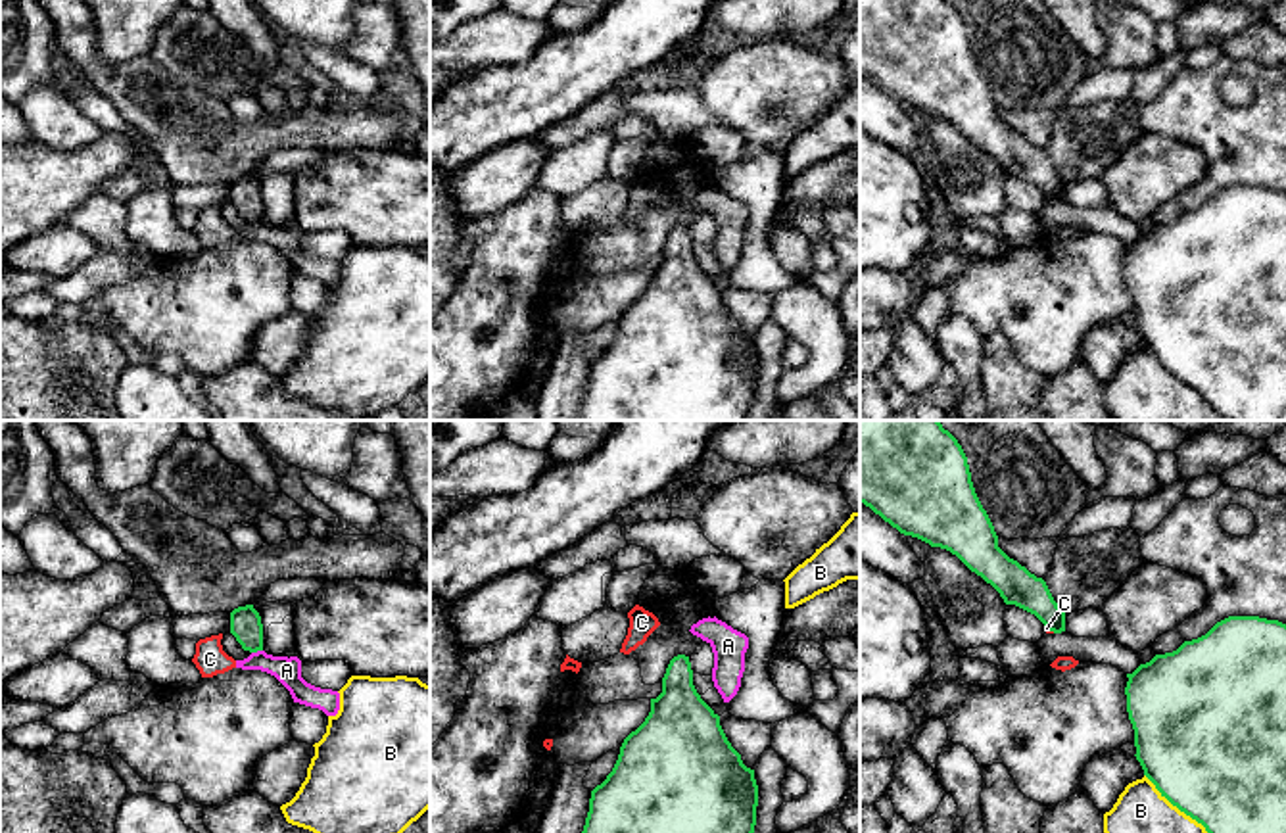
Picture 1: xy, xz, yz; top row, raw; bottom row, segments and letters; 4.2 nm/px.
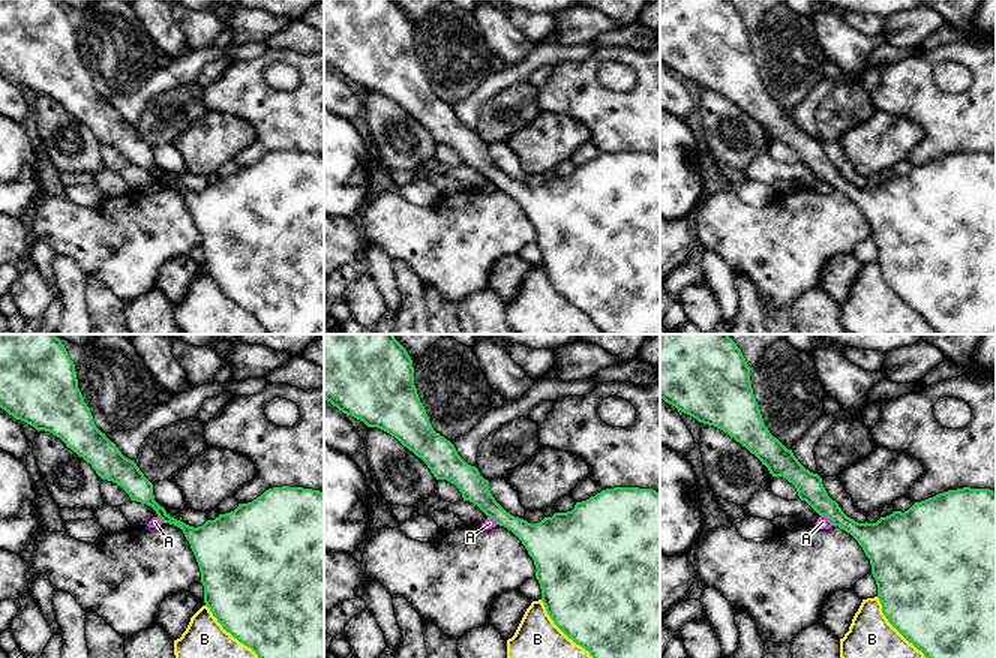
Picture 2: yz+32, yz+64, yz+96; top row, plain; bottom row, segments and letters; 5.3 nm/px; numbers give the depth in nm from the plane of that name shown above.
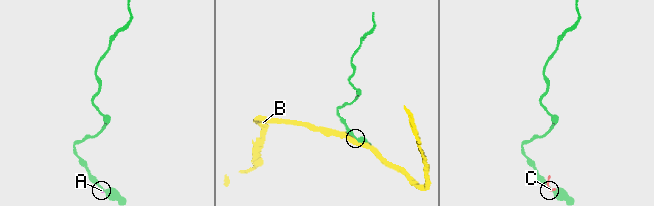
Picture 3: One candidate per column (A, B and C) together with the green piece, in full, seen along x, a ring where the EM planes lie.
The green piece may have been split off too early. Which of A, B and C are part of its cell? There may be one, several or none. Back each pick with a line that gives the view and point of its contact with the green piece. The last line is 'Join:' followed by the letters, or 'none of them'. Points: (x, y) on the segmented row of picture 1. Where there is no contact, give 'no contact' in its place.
Join: none of them

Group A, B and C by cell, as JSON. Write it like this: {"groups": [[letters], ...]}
{"groups": [["A", "C"], ["B"]]}

